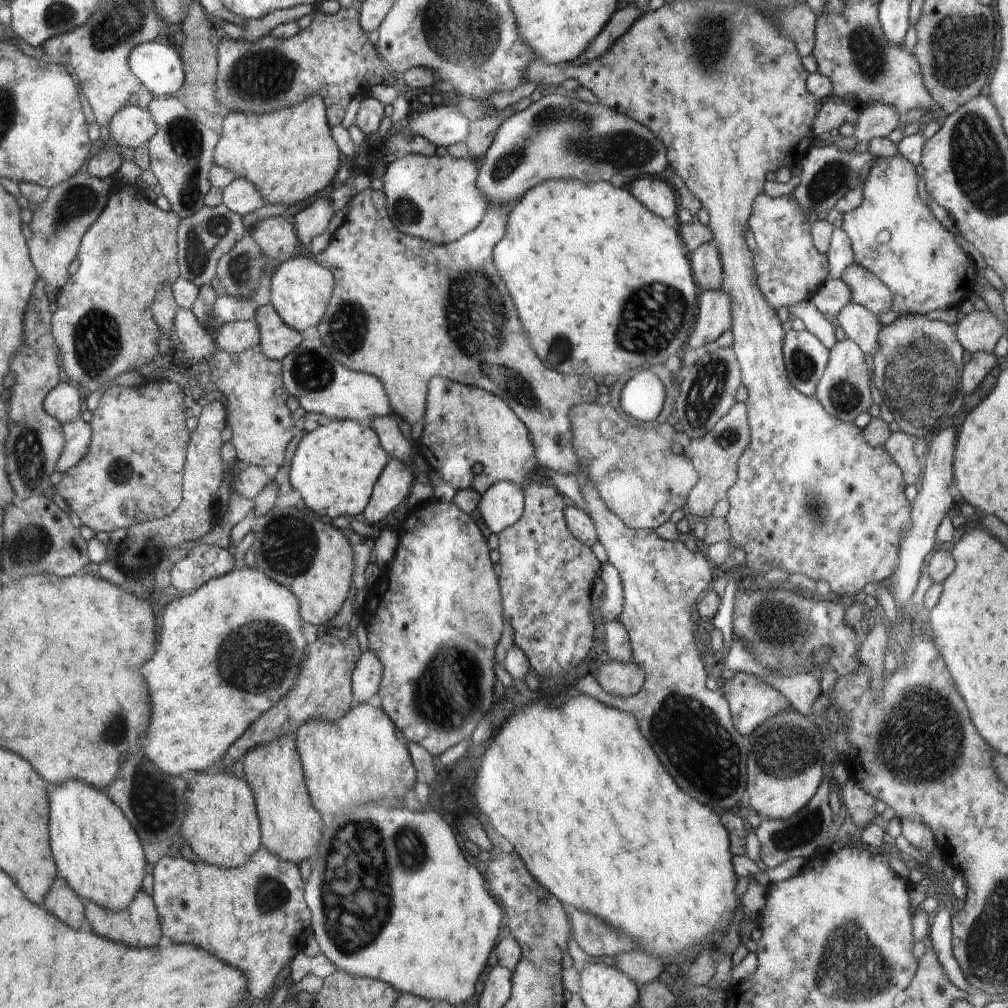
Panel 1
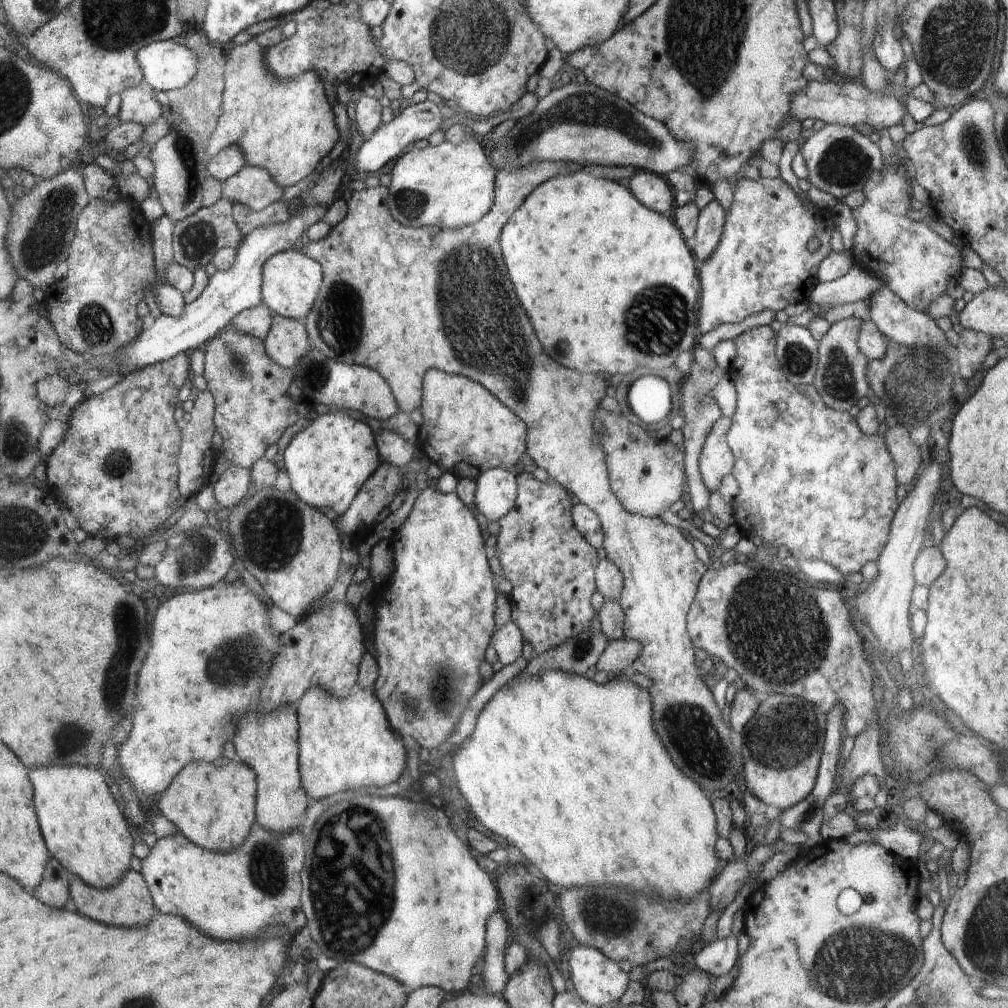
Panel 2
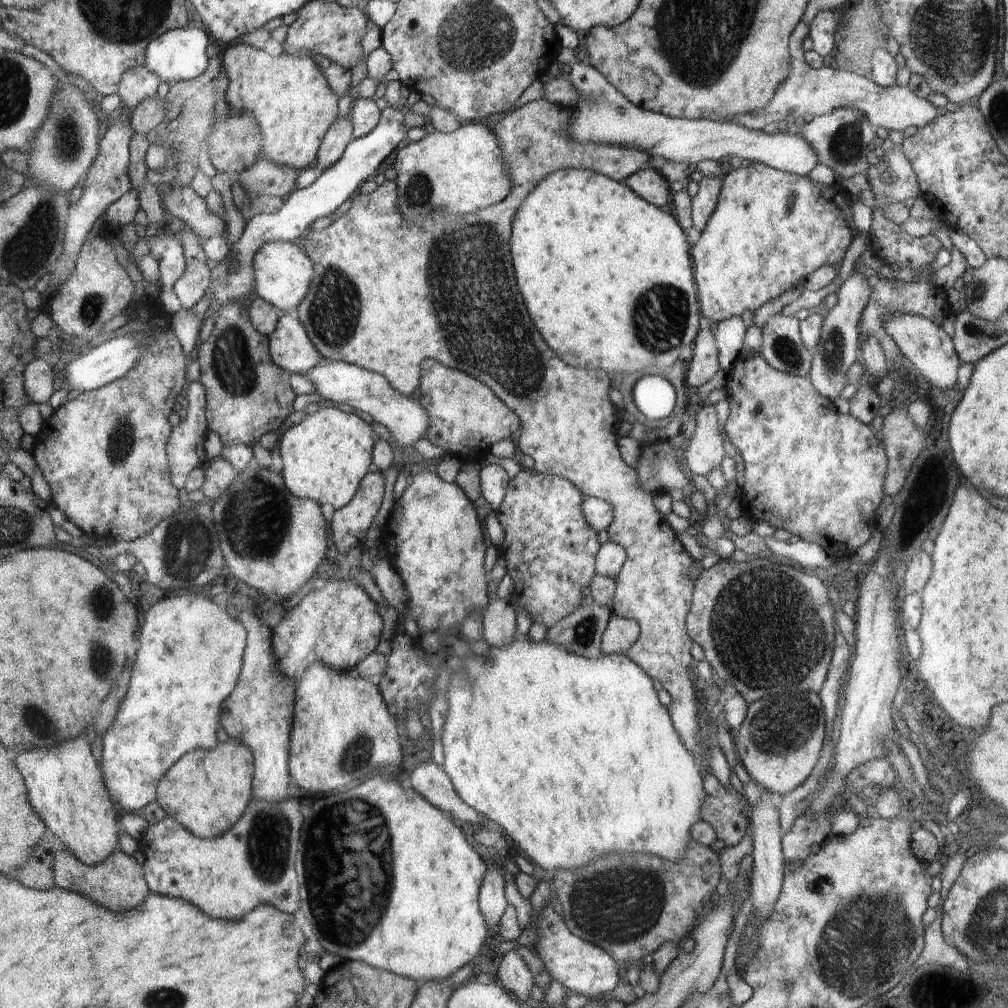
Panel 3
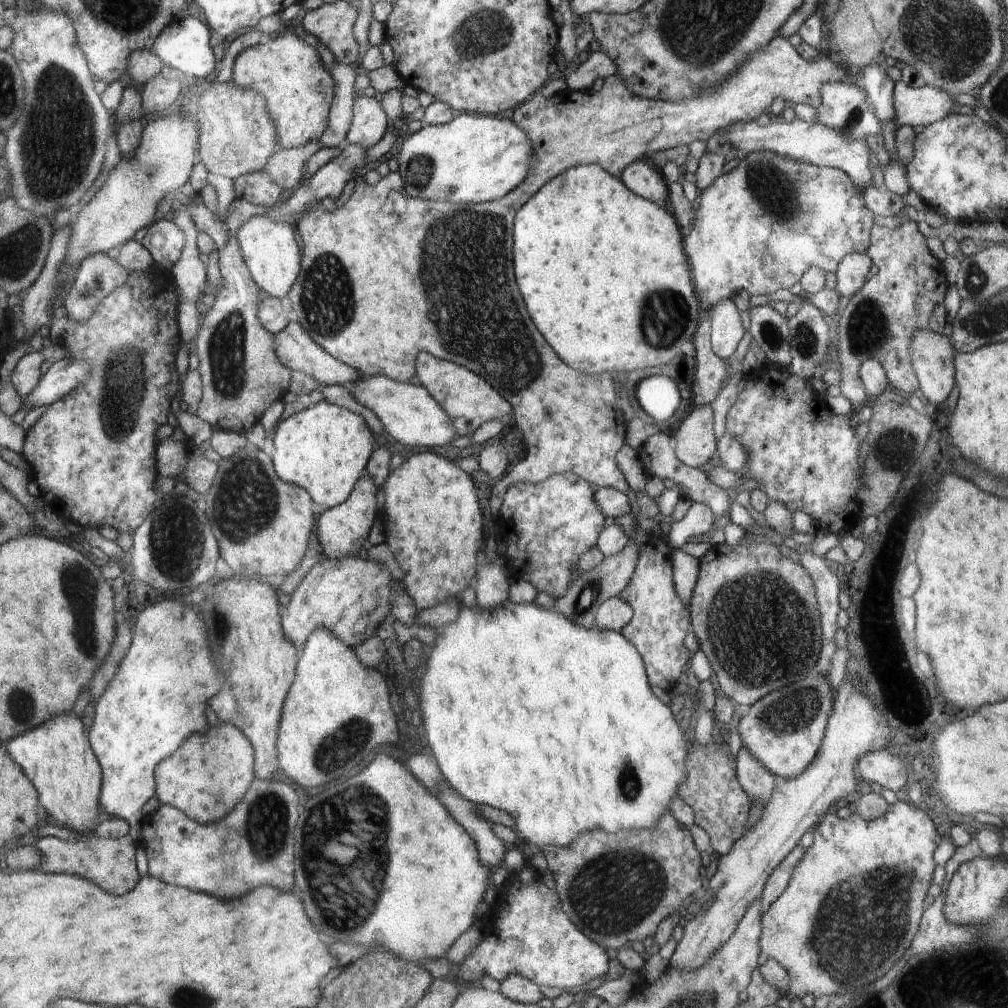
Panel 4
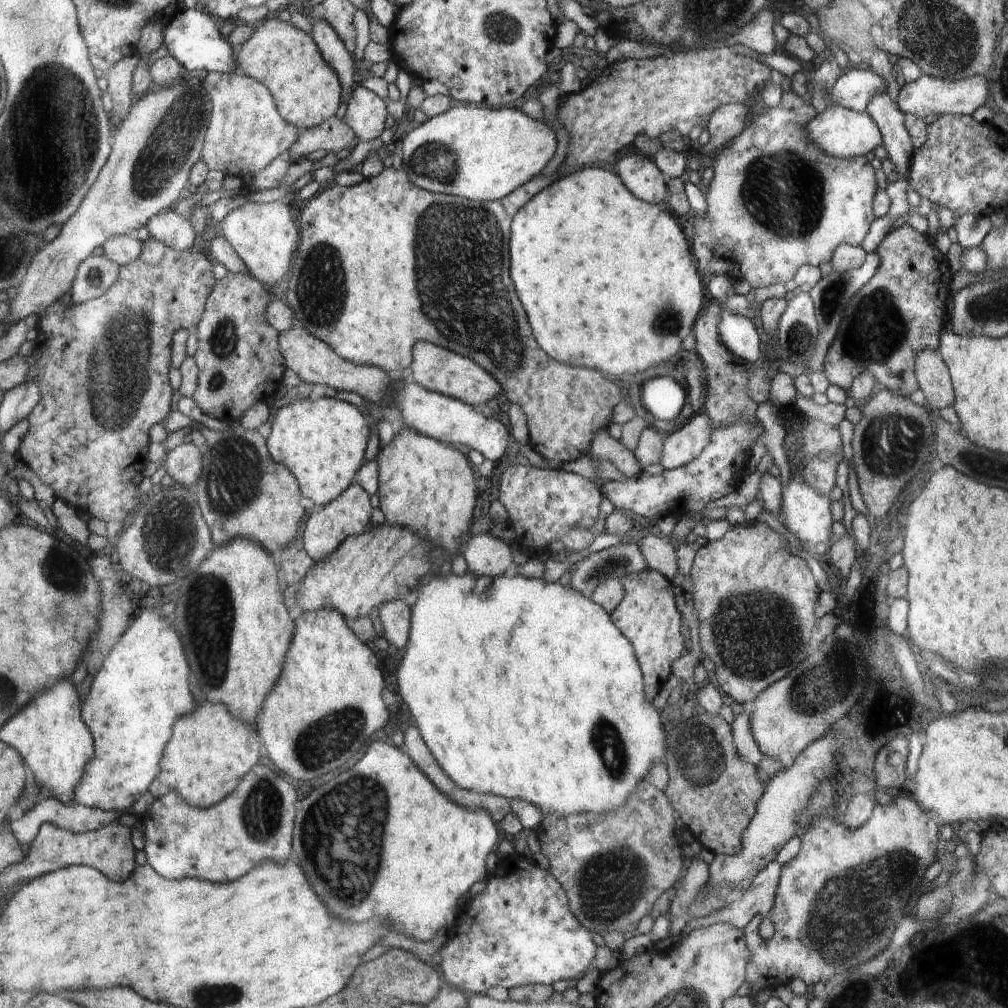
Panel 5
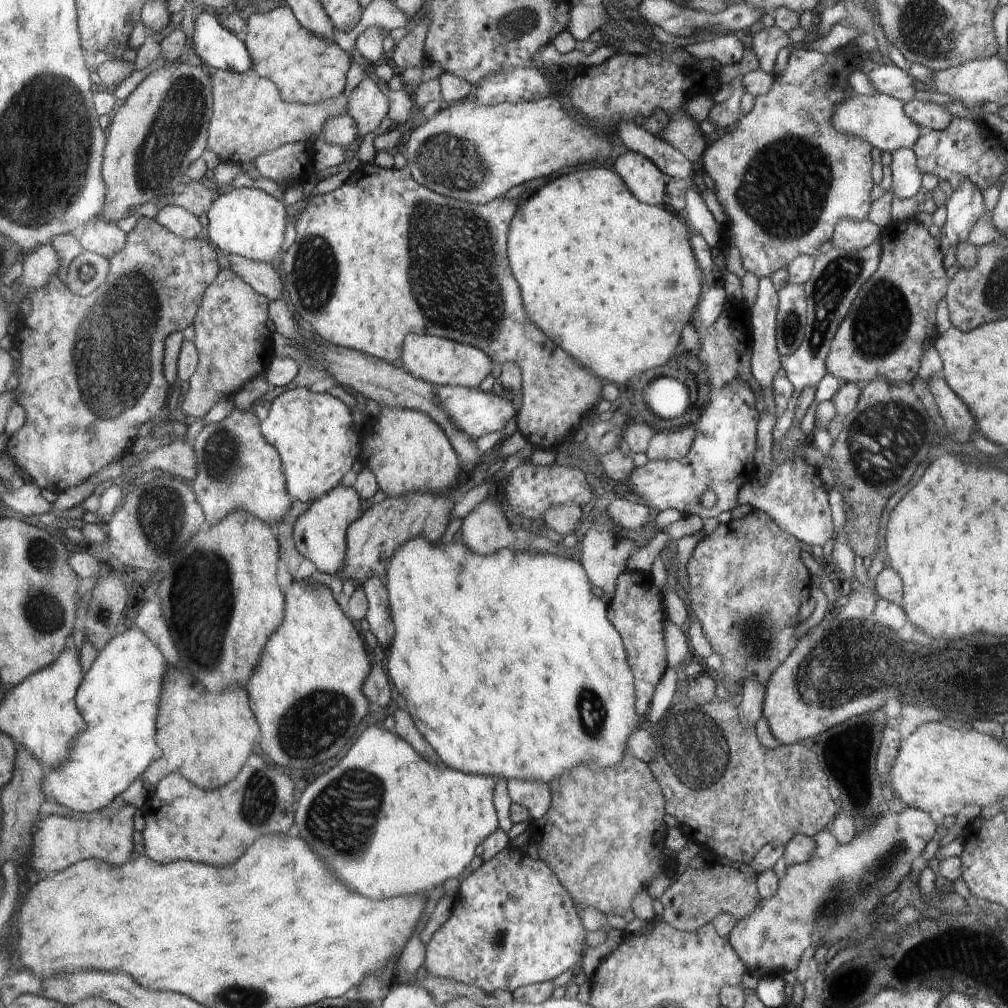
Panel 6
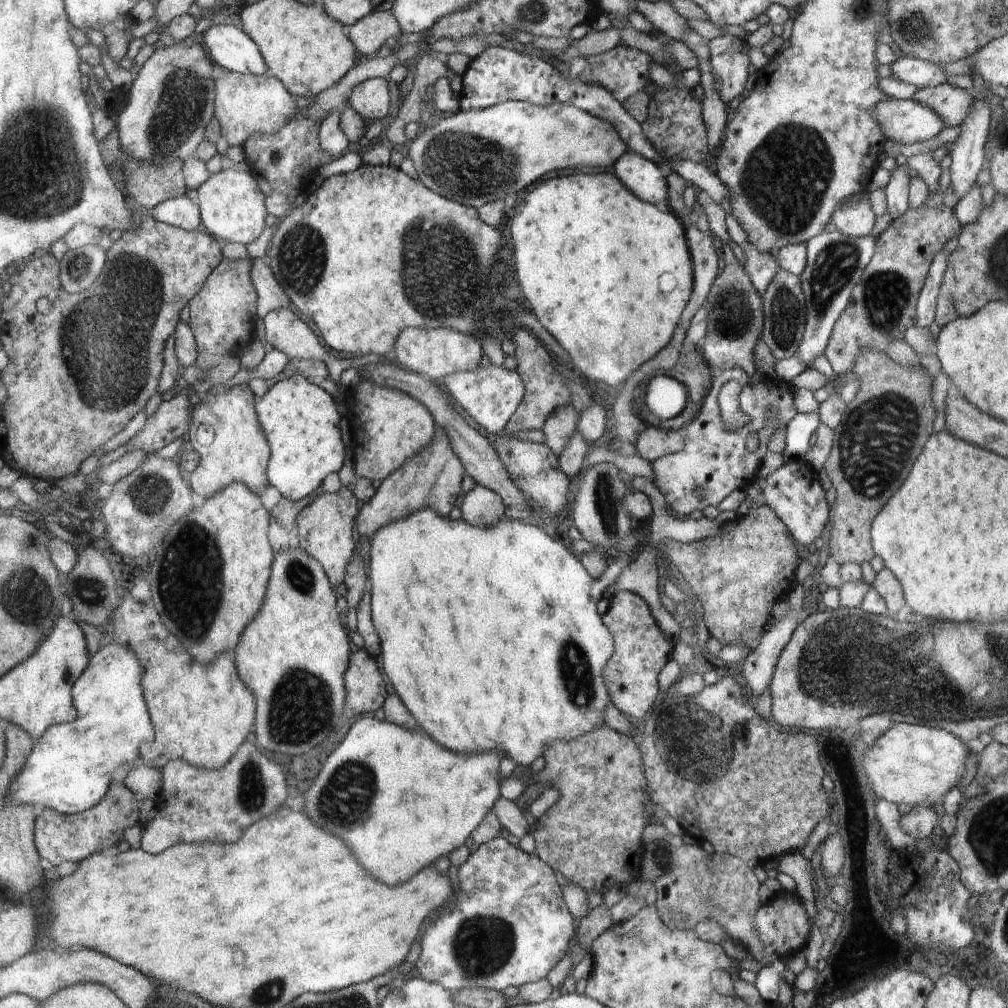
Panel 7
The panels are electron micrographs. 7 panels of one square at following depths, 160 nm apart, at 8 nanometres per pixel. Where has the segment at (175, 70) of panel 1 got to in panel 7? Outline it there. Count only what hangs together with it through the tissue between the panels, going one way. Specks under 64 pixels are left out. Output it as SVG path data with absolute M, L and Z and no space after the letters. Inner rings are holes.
M214 25L204 31L201 38L222 70L243 75L264 75L268 71L257 43L234 25Z

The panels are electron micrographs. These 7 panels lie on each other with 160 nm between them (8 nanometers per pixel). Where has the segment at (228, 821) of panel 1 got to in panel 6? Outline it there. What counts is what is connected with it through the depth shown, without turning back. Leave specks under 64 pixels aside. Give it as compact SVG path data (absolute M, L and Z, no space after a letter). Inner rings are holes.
M185 665L181 668L170 666L168 674L174 674L166 680L170 692L166 692L166 696L162 692L158 704L156 742L162 758L154 760L142 777L156 787L166 776L176 772L202 790L221 788L245 767L256 738L261 734L249 694L240 684L230 684L222 692L210 692L202 682L190 676Z

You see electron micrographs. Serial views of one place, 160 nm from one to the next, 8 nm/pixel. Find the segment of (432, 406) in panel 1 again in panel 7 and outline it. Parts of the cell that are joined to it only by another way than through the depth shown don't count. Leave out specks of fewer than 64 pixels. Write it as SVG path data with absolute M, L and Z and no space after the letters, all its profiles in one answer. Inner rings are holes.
M406 328L401 336L402 340L398 340L398 348L395 348L398 362L404 369L424 375L437 383L458 371L476 371L482 360L482 348L474 335L460 334L450 328Z

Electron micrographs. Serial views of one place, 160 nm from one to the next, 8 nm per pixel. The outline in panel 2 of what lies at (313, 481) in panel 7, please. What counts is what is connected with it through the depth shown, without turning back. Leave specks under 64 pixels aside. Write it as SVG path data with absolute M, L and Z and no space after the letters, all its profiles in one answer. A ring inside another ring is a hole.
M342 411L312 416L311 423L291 438L283 452L283 463L291 490L307 505L334 510L342 516L356 498L362 484L378 466L378 451L372 430Z

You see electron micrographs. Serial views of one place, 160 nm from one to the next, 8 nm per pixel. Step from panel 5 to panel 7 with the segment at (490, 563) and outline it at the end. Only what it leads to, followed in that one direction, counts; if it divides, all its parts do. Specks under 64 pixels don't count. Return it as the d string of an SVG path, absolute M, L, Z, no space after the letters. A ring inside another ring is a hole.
M478 484L464 494L460 508L462 520L483 529L496 526L502 518L506 518L501 496Z

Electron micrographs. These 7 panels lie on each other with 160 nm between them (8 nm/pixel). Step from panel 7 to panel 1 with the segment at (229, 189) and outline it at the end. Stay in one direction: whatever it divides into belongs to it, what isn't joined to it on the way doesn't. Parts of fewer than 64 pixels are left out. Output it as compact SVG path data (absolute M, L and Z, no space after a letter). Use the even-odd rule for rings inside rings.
M294 257L282 263L270 276L271 304L290 328L299 333L318 327L326 316L327 305L334 295L334 276L330 269L319 265L313 258Z

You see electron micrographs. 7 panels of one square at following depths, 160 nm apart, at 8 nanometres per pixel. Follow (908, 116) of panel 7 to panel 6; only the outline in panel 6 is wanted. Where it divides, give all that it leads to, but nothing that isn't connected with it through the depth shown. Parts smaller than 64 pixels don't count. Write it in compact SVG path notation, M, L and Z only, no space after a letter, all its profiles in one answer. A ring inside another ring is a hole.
M886 94L856 95L842 100L842 104L838 104L837 111L834 112L834 128L838 132L858 136L858 138L874 144L874 148L878 148L882 153L896 152L898 148L913 150L916 140L924 132L920 126L916 126L916 122L912 122L908 118L903 103Z

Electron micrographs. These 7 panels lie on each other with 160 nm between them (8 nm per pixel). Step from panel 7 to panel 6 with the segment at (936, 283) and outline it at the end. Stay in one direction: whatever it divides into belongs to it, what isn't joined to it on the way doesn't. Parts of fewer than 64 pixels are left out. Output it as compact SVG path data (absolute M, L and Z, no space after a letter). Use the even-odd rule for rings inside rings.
M964 180L960 188L952 190L952 196L946 201L946 210L943 265L947 269L957 264L958 246L967 242L970 230L984 216L985 205L980 188L976 188L970 180Z

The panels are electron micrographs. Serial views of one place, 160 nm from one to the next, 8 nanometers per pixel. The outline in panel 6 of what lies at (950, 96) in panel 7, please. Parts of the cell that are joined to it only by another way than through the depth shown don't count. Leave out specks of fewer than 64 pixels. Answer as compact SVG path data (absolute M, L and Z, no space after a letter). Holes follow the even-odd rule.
M912 99L904 103L903 108L908 118L924 131L942 131L953 117L944 104L933 101Z

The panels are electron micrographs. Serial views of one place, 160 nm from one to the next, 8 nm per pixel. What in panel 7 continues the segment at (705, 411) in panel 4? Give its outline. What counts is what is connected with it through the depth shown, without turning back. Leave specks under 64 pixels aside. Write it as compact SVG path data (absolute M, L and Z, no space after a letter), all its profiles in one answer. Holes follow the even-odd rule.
M648 426L637 440L636 450L644 460L653 463L656 459L682 451L685 448L686 433L685 427L660 430L658 427Z

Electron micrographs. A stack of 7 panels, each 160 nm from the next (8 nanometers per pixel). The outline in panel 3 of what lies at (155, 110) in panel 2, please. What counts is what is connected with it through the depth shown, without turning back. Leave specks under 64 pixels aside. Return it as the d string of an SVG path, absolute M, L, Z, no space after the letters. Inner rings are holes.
M136 66L130 68L122 76L118 96L122 100L122 107L134 110L144 98L157 96L160 78L156 72L152 72L148 66Z

